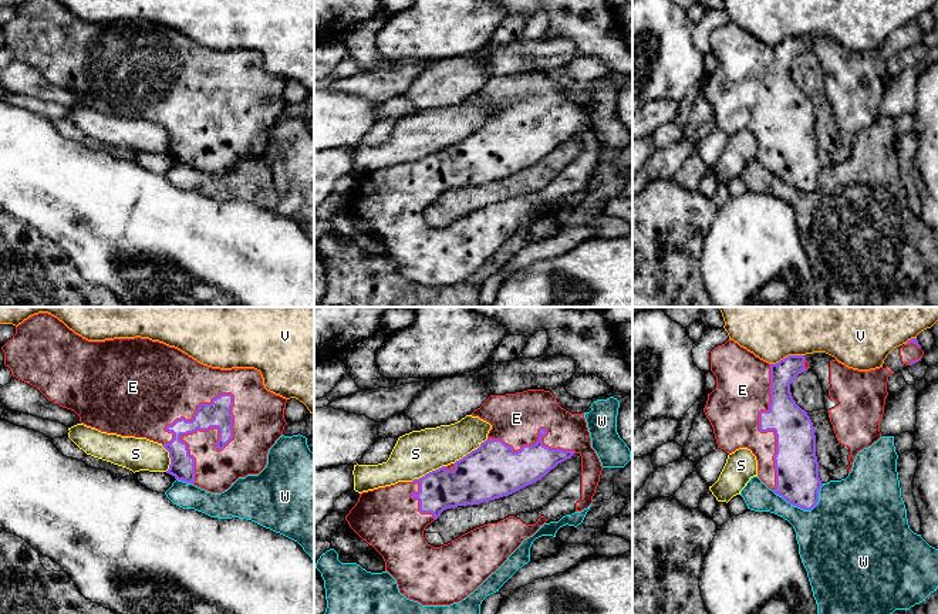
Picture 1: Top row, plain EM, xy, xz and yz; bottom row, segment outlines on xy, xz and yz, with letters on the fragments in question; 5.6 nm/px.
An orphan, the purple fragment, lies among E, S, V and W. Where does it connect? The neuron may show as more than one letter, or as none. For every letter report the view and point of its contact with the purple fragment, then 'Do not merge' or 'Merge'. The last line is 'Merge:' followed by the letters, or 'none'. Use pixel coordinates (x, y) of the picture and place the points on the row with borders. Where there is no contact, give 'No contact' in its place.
E: Touches purple at xy (215, 427). Merge
S: Touches purple at xz (471, 452). Do not merge
V: Touches purple at yz (786, 357). Do not merge
W: Touches purple at yz (803, 509). Do not merge
Merge: E

